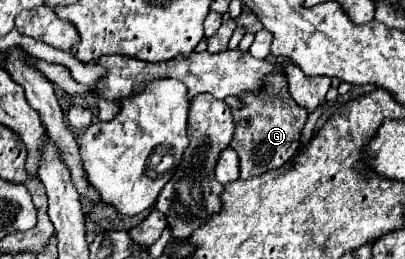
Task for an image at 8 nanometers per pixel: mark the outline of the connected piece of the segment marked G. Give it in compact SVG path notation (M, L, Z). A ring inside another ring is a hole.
M271 77L271 89L267 89L267 93L241 99L245 107L233 109L235 137L231 149L235 149L241 159L241 179L249 179L269 169L279 169L297 155L299 135L309 113L291 99L285 77Z

